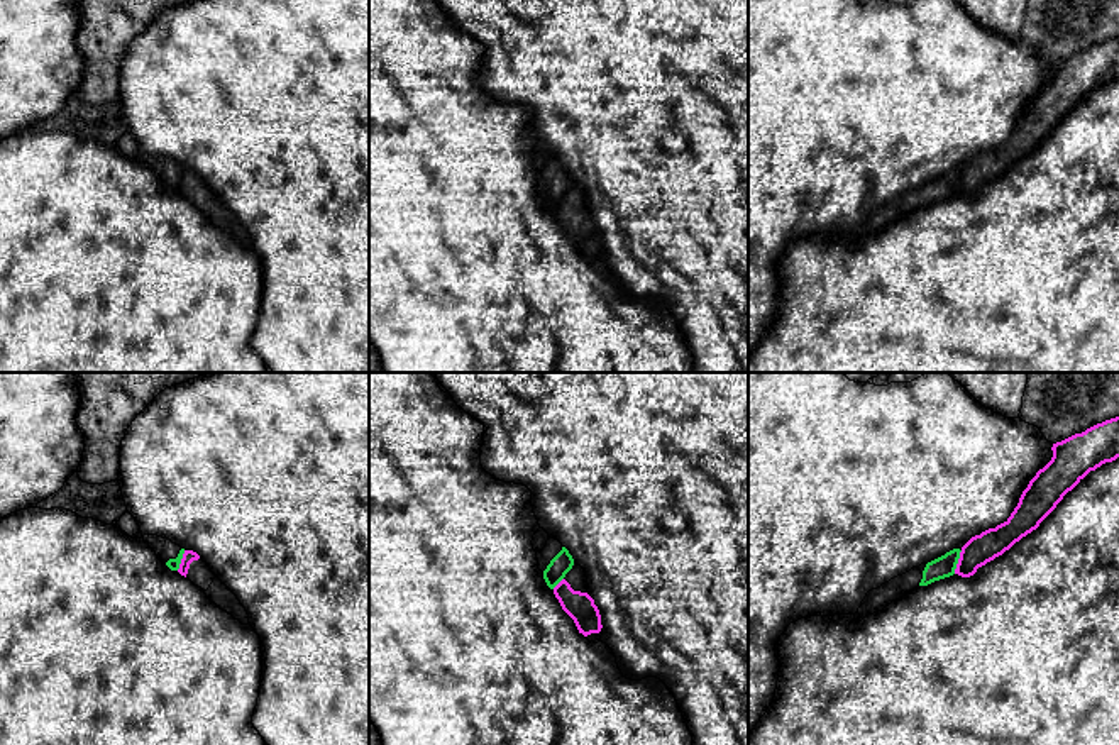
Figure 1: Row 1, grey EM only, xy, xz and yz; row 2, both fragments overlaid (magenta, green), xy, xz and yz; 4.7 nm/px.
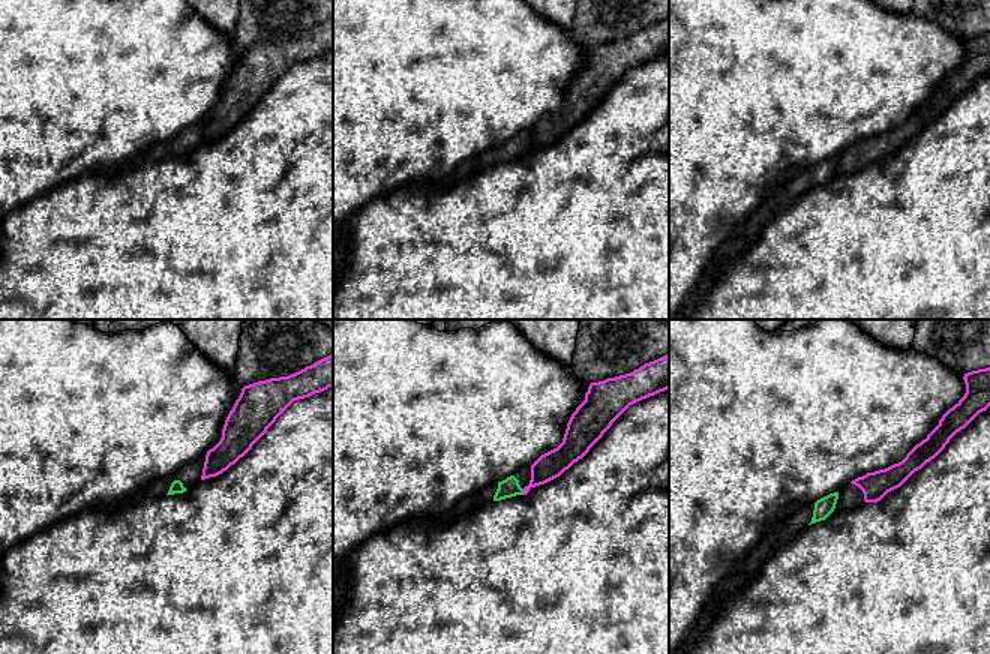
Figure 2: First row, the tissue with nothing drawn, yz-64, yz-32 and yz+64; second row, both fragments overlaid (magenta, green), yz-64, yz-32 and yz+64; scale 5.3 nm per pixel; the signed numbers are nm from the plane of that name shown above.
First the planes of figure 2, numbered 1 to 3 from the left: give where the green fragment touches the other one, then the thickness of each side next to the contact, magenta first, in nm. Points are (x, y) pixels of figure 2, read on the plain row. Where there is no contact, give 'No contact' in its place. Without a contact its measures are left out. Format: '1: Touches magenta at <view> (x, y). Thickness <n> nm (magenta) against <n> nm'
1: No contact
2: Touches magenta at yz-32 (524, 156). Thickness 140 nm (magenta) against 100 nm
3: No contact

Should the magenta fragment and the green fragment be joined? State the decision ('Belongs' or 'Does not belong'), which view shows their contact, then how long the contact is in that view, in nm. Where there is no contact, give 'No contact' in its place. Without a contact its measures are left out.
Does not belong. Touches magenta in yz. Shared border 120 nm

